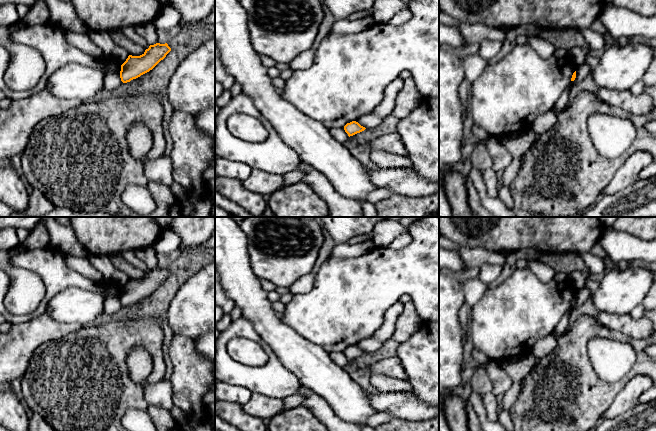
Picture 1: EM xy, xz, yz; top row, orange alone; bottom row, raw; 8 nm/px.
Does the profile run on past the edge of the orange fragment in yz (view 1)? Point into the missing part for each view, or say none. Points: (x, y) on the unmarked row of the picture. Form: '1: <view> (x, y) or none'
1: none

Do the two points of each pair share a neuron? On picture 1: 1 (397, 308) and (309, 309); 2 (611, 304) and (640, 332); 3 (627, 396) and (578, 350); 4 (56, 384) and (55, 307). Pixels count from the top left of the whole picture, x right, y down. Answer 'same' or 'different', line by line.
1: different
2: different
3: different
4: different

